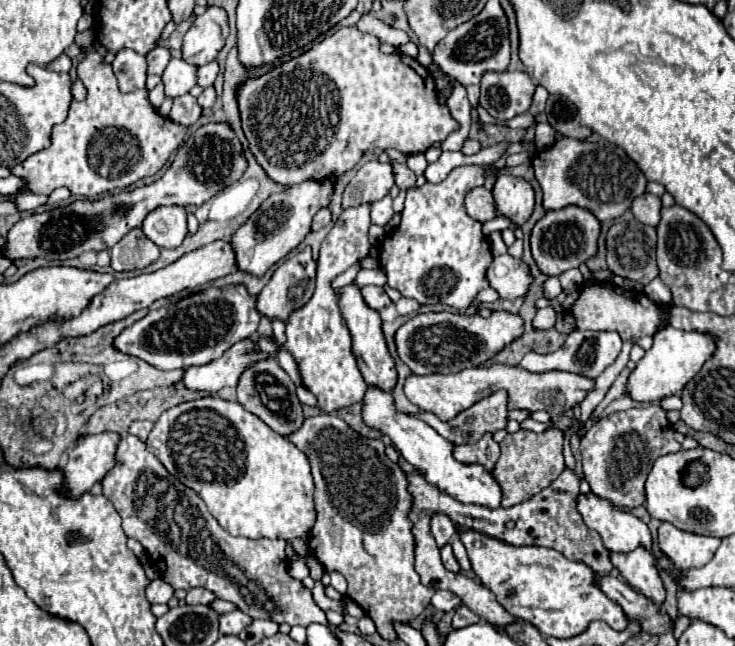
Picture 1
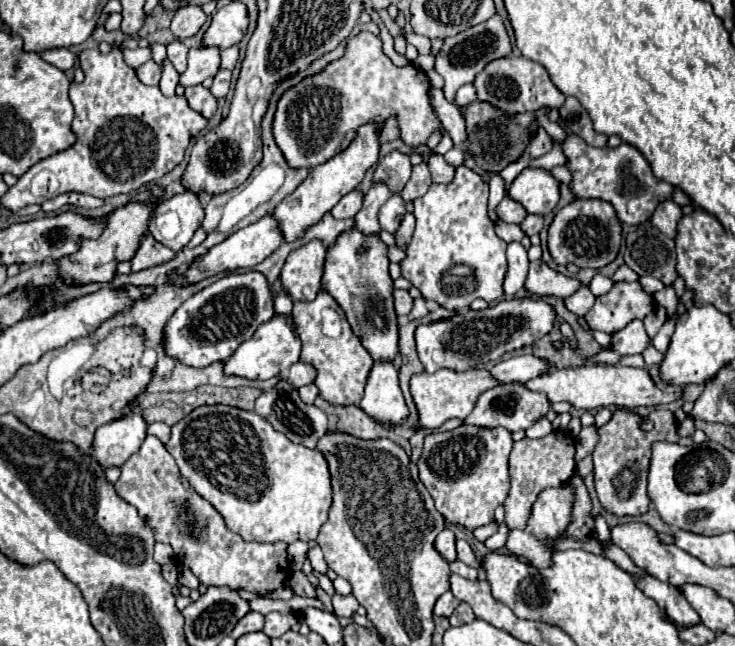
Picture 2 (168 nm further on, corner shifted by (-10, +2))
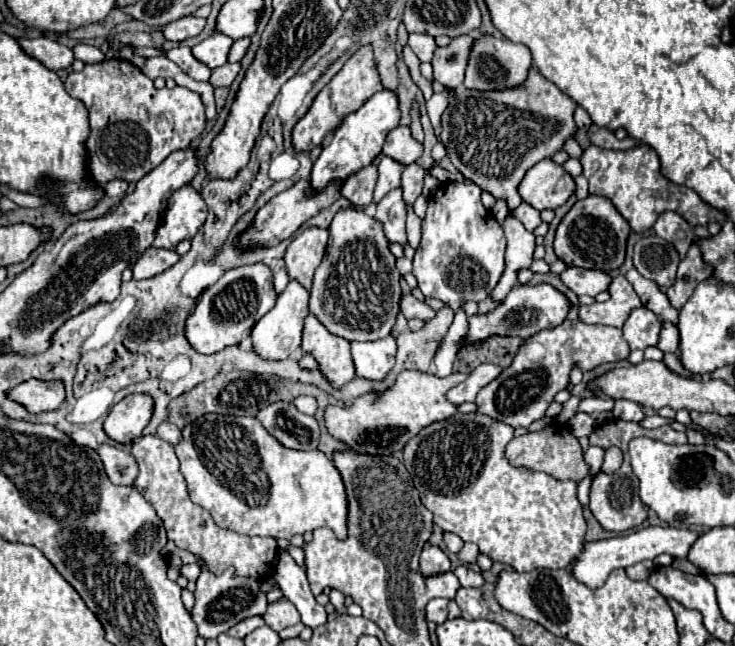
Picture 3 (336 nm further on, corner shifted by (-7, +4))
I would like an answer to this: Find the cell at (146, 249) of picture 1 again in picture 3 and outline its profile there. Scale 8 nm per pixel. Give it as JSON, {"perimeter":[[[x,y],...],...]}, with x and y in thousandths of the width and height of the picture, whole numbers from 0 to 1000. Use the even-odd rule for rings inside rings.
{"perimeter":[[[203,382],[181,410],[181,432],[200,432],[222,423],[244,404],[244,392],[235,385]]]}

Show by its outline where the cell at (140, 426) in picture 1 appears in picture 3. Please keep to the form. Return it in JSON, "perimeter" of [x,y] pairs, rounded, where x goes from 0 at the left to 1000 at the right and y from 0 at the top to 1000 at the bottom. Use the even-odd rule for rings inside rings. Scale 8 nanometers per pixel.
{"perimeter":[[[219,655],[219,658],[214,661],[214,673],[216,673],[222,683],[233,686],[233,689],[241,689],[241,683],[246,683],[246,667],[244,667],[244,661],[238,661],[235,655]]]}

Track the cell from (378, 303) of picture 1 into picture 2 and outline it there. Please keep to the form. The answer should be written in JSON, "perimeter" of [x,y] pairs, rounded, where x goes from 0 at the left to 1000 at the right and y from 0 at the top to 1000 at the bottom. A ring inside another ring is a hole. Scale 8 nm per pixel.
{"perimeter":[[[539,447],[539,450],[536,450],[536,472],[539,472],[539,485],[541,485],[541,488],[555,488],[555,485],[561,481],[563,463],[558,460],[555,450]]]}

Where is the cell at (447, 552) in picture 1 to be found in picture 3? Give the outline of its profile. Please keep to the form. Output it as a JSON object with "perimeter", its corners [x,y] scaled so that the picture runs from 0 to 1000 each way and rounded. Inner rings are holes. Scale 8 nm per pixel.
{"perimeter":[[[624,875],[619,884],[616,884],[619,890],[622,890],[622,896],[624,896],[624,902],[630,906],[630,909],[654,909],[660,899],[657,899],[657,893],[654,893],[654,887],[646,887],[641,878],[635,878],[635,875]]]}

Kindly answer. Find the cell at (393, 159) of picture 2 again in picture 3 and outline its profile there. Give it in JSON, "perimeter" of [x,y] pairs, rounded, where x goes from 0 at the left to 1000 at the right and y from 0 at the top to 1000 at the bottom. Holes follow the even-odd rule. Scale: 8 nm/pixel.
{"perimeter":[[[537,197],[521,224],[521,240],[532,243],[535,249],[546,252],[548,259],[567,249],[576,237],[576,228],[559,215],[559,203],[554,197]]]}

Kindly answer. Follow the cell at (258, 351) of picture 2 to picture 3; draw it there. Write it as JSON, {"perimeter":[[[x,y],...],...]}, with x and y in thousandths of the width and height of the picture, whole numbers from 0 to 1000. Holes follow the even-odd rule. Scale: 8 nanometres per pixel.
{"perimeter":[[[393,435],[390,447],[377,460],[374,475],[363,488],[358,488],[355,497],[350,497],[350,503],[341,512],[344,543],[352,553],[358,553],[363,559],[382,559],[382,556],[390,556],[401,540],[410,537],[412,494],[420,485],[418,466],[420,466],[420,454],[404,435]]]}

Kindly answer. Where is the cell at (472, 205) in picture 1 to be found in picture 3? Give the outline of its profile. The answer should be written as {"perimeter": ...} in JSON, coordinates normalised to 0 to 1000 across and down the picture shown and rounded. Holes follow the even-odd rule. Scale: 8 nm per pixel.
{"perimeter":[[[709,314],[703,324],[698,324],[698,327],[695,327],[695,333],[698,333],[701,339],[706,339],[706,342],[714,348],[714,354],[717,354],[717,358],[725,358],[725,354],[736,345],[733,327],[731,327],[731,324],[725,324],[725,320],[722,320],[722,317],[717,317],[717,314]]]}

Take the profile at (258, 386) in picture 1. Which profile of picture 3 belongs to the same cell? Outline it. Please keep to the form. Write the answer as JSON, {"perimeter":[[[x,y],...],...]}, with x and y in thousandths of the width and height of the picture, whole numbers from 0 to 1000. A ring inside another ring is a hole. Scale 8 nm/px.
{"perimeter":[[[374,621],[366,624],[361,633],[355,633],[350,639],[350,649],[355,652],[355,658],[374,676],[380,680],[388,692],[393,695],[412,695],[412,698],[426,698],[434,689],[434,655],[429,646],[410,639],[399,624],[388,624],[388,621]]]}

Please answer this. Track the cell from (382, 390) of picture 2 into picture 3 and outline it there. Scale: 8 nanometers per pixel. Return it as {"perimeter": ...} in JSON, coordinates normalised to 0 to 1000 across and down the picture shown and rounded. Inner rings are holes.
{"perimeter":[[[532,519],[524,525],[497,528],[497,531],[480,528],[478,546],[480,546],[486,584],[521,590],[537,565],[537,543],[540,543],[540,534]]]}

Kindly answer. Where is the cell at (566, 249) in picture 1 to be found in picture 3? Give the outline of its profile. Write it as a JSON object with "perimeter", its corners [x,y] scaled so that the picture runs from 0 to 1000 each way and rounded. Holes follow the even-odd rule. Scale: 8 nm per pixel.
{"perimeter":[[[801,302],[793,311],[785,311],[774,330],[763,339],[755,358],[755,395],[766,401],[774,413],[793,413],[793,416],[815,416],[815,420],[837,420],[845,413],[850,401],[850,376],[856,364],[856,348],[839,330],[834,314],[826,305]]]}

